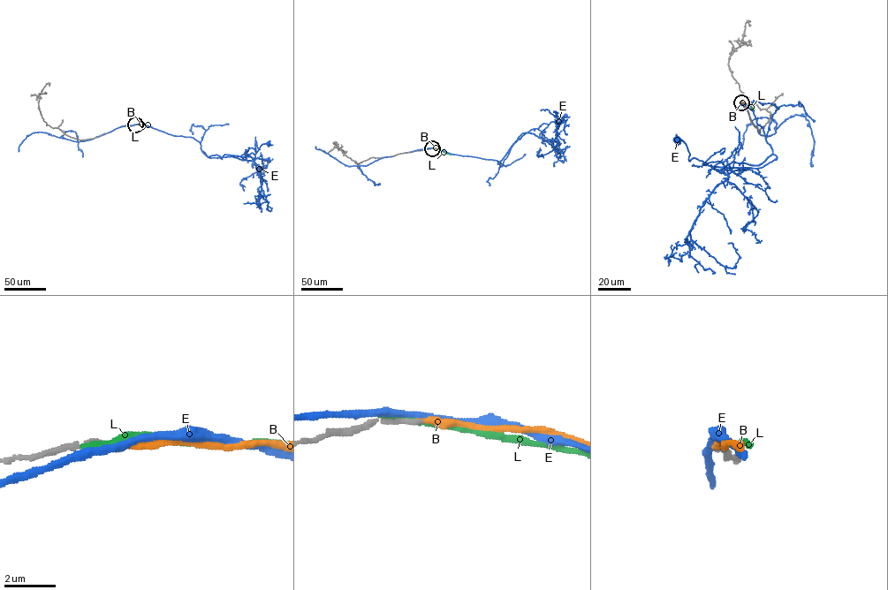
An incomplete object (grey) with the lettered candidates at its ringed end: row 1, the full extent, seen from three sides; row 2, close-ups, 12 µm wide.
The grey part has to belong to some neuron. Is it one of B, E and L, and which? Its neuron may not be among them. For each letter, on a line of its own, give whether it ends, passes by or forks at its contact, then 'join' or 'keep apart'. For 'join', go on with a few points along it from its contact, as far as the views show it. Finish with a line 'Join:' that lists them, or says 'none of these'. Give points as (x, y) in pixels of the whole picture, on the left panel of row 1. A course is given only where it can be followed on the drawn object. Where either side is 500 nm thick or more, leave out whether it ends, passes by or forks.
B: it ends; keep apart
E: it passes by; keep apart
L: it ends; keep apart
Join: none of these

